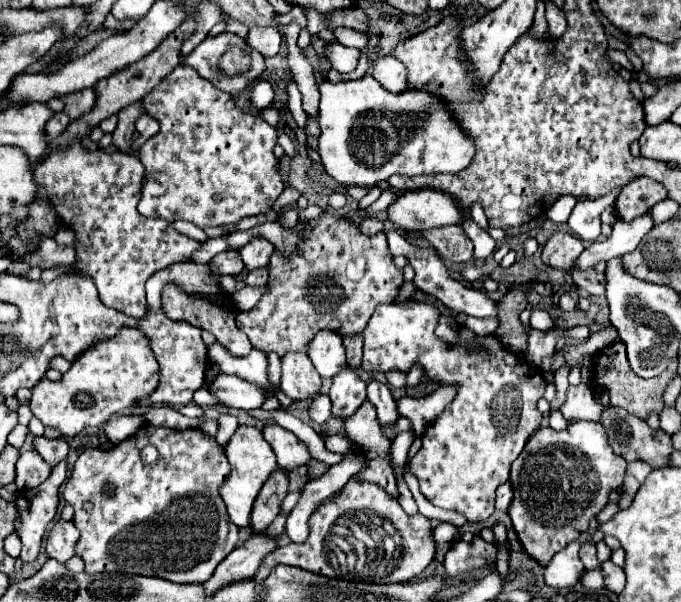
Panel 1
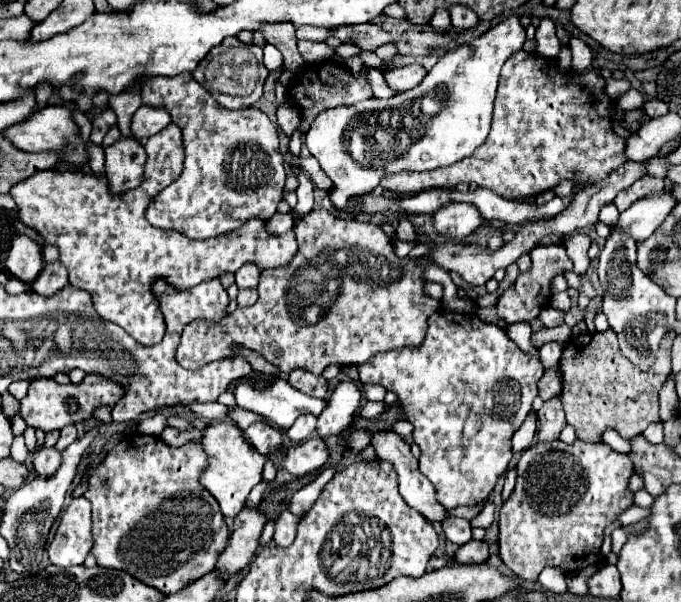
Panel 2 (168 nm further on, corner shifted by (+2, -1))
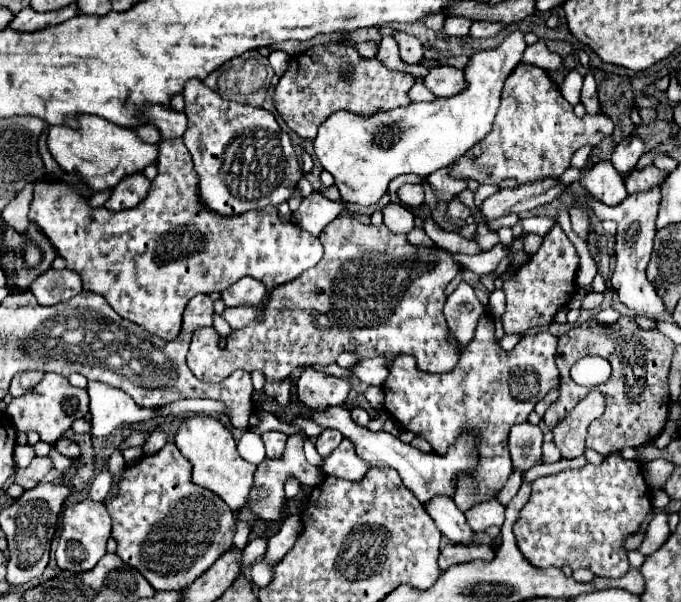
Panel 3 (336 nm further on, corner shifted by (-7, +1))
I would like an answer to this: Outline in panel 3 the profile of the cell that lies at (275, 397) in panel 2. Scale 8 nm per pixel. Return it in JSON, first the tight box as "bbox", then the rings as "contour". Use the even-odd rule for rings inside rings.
{"bbox":[299,402,479,504],"contour":[[[299,402],[299,408],[309,412],[317,424],[327,426],[327,428],[337,428],[345,438],[349,438],[355,444],[357,456],[367,460],[371,466],[391,466],[391,468],[395,468],[399,472],[403,484],[413,492],[413,496],[421,504],[427,504],[435,496],[453,498],[459,474],[471,474],[475,470],[475,466],[477,466],[477,456],[479,456],[477,442],[479,442],[479,436],[473,430],[463,430],[457,436],[457,440],[451,444],[451,448],[447,448],[447,454],[439,456],[435,452],[421,452],[421,450],[413,448],[411,444],[405,444],[397,436],[391,436],[391,434],[387,434],[383,430],[369,432],[365,426],[355,424],[351,420],[351,416],[349,416],[349,410],[343,408],[343,406],[335,406],[335,408],[327,408],[327,410],[307,410],[307,406]]]}

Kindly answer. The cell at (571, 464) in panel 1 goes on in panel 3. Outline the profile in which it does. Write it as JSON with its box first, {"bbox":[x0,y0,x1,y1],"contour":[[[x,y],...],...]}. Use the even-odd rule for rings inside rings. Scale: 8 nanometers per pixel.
{"bbox":[513,454,651,578],"contour":[[[609,454],[599,466],[585,464],[579,470],[573,468],[555,476],[537,478],[513,532],[519,550],[537,568],[589,568],[595,576],[621,578],[631,568],[625,540],[639,532],[649,512],[651,490],[641,476],[641,466]]]}

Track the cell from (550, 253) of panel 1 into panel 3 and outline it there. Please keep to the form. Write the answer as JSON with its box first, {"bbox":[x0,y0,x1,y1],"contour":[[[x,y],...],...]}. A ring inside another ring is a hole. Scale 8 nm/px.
{"bbox":[503,226,579,334],"contour":[[[555,226],[539,246],[535,256],[529,256],[527,262],[503,282],[503,292],[507,296],[507,312],[503,316],[505,334],[523,334],[531,328],[553,324],[555,314],[567,306],[577,292],[575,276],[579,268],[579,254],[565,232]]]}

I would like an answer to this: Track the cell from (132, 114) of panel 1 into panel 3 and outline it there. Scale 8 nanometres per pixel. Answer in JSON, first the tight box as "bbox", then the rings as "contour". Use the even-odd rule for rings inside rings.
{"bbox":[105,174,151,212],"contour":[[[133,174],[133,176],[125,178],[111,192],[111,196],[105,202],[105,206],[107,206],[107,210],[113,210],[113,212],[127,210],[127,208],[135,208],[141,200],[147,198],[149,188],[151,188],[151,182],[143,174]]]}

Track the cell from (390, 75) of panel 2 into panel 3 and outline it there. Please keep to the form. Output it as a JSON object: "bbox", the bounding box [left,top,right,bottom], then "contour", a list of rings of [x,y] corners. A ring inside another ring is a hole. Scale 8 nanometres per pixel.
{"bbox":[423,66,467,96],"contour":[[[439,66],[431,68],[429,74],[425,76],[423,84],[435,94],[435,96],[455,96],[459,90],[467,88],[467,82],[463,80],[463,70],[453,68],[453,66]]]}

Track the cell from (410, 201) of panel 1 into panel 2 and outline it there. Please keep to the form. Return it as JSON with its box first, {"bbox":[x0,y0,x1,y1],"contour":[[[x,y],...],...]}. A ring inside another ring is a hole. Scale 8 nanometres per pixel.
{"bbox":[432,202,484,240],"contour":[[[448,202],[432,214],[432,226],[436,234],[452,240],[464,240],[484,222],[478,208],[466,202]]]}

